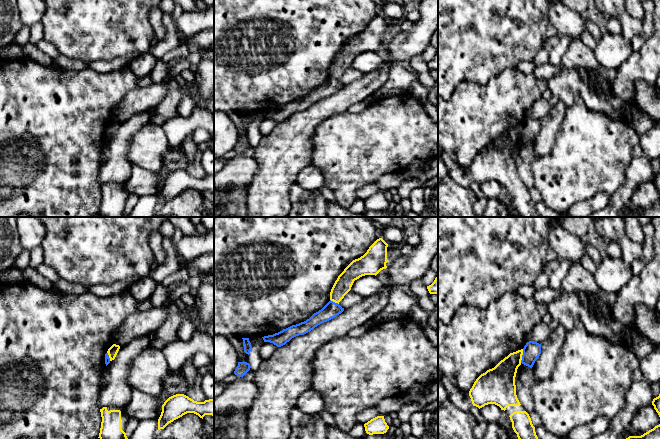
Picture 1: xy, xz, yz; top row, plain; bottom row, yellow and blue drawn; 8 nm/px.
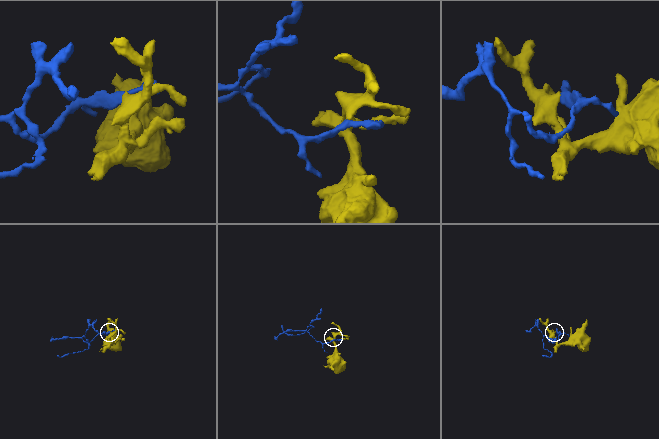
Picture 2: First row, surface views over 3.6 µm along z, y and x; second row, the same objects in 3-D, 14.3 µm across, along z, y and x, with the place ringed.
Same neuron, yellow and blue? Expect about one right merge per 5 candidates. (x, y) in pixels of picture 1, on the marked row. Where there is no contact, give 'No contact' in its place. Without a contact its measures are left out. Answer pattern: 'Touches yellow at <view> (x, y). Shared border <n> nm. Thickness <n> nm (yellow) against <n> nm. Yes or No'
Touches yellow at yz (521, 356). Shared border 110 nm. Thickness 220 nm (yellow) against 140 nm. No

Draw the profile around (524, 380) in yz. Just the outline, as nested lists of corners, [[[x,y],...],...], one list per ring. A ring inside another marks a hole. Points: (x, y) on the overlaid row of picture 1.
[[[521,363],[515,377],[516,395],[528,414],[534,412],[534,400],[531,390],[534,382],[535,378],[532,368]]]

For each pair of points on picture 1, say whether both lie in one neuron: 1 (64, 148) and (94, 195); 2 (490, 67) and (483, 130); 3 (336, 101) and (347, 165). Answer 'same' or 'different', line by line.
1: same
2: different
3: different

